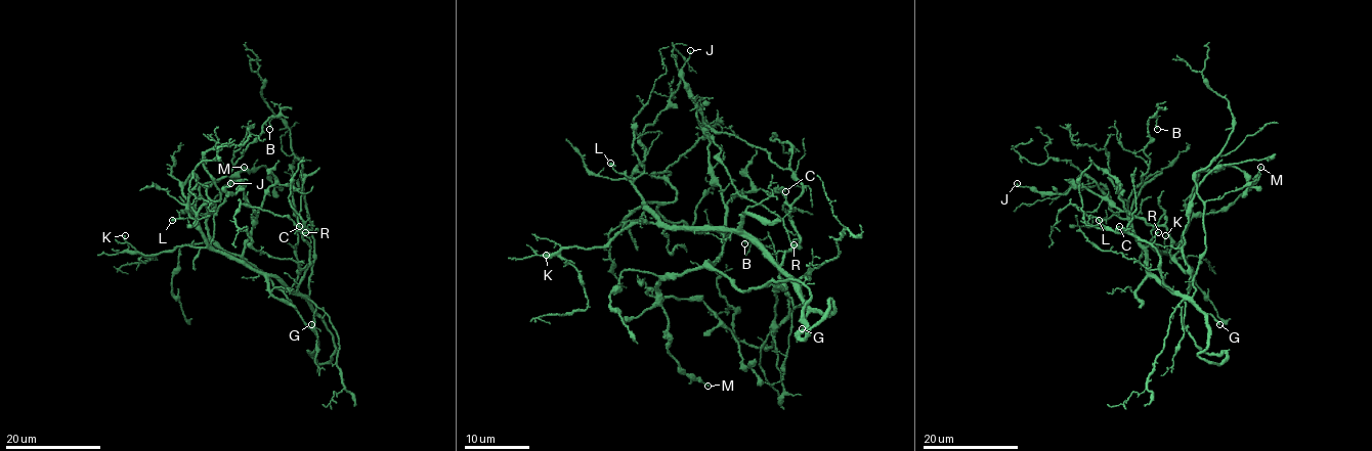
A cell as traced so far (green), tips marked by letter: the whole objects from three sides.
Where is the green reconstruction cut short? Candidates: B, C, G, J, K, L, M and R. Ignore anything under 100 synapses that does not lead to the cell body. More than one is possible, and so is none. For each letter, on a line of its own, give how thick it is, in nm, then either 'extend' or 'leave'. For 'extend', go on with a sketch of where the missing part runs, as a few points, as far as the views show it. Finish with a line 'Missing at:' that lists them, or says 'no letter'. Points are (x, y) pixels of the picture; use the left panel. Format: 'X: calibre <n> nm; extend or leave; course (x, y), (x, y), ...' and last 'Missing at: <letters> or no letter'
B: calibre 140 nm; leave
C: calibre 90 nm; leave
G: calibre 200 nm; extend
J: calibre 120 nm; leave
K: calibre 120 nm; leave
L: calibre 280 nm; leave
M: calibre 170 nm; leave
R: calibre 120 nm; leave
Missing at: G

